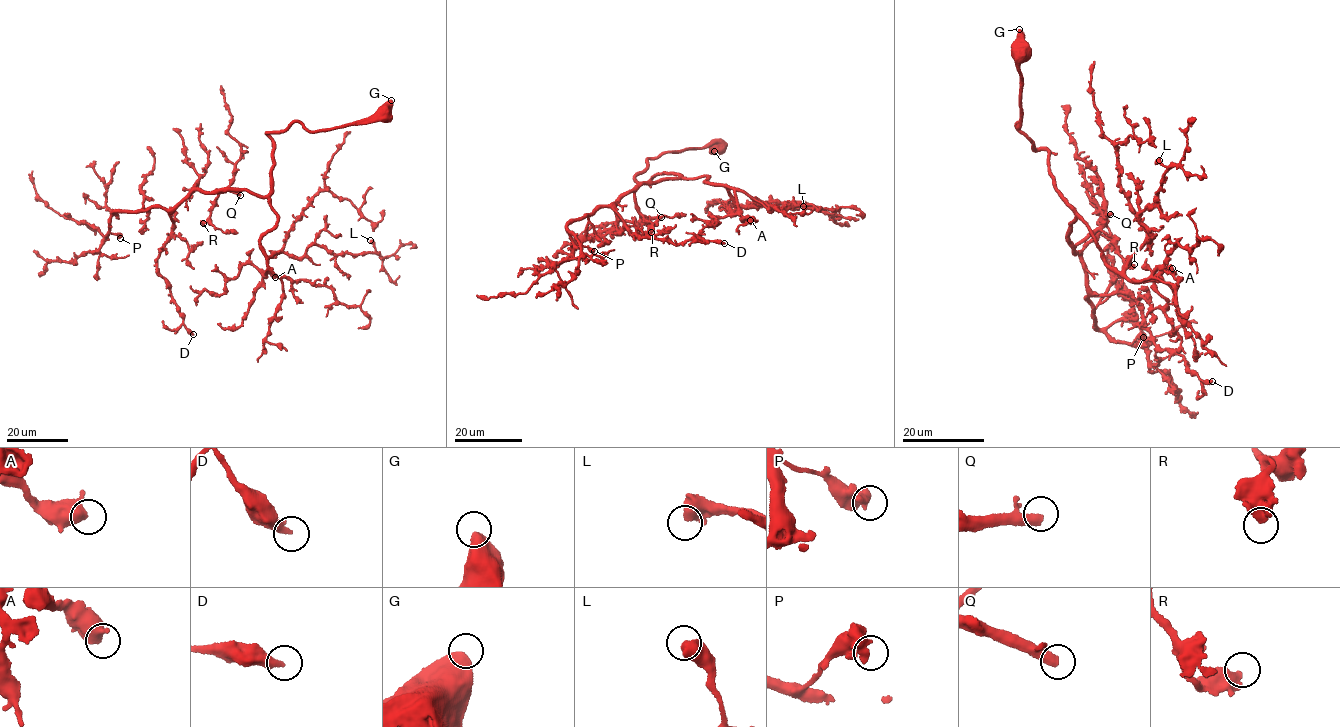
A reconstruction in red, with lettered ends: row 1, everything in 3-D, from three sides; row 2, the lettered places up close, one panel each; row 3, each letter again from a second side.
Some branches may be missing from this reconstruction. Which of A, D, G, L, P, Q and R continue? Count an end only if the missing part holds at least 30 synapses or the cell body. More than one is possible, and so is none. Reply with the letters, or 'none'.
Q

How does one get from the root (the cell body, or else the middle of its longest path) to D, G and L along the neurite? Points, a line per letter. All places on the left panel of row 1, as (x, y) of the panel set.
D: (385, 115), (268, 132), (268, 193), (193, 190), (171, 212), (157, 266), (193, 334)
G: (385, 115), (391, 100)
L: (385, 115), (267, 133), (277, 220), (260, 240), (266, 255), (314, 244), (363, 255), (370, 240)

